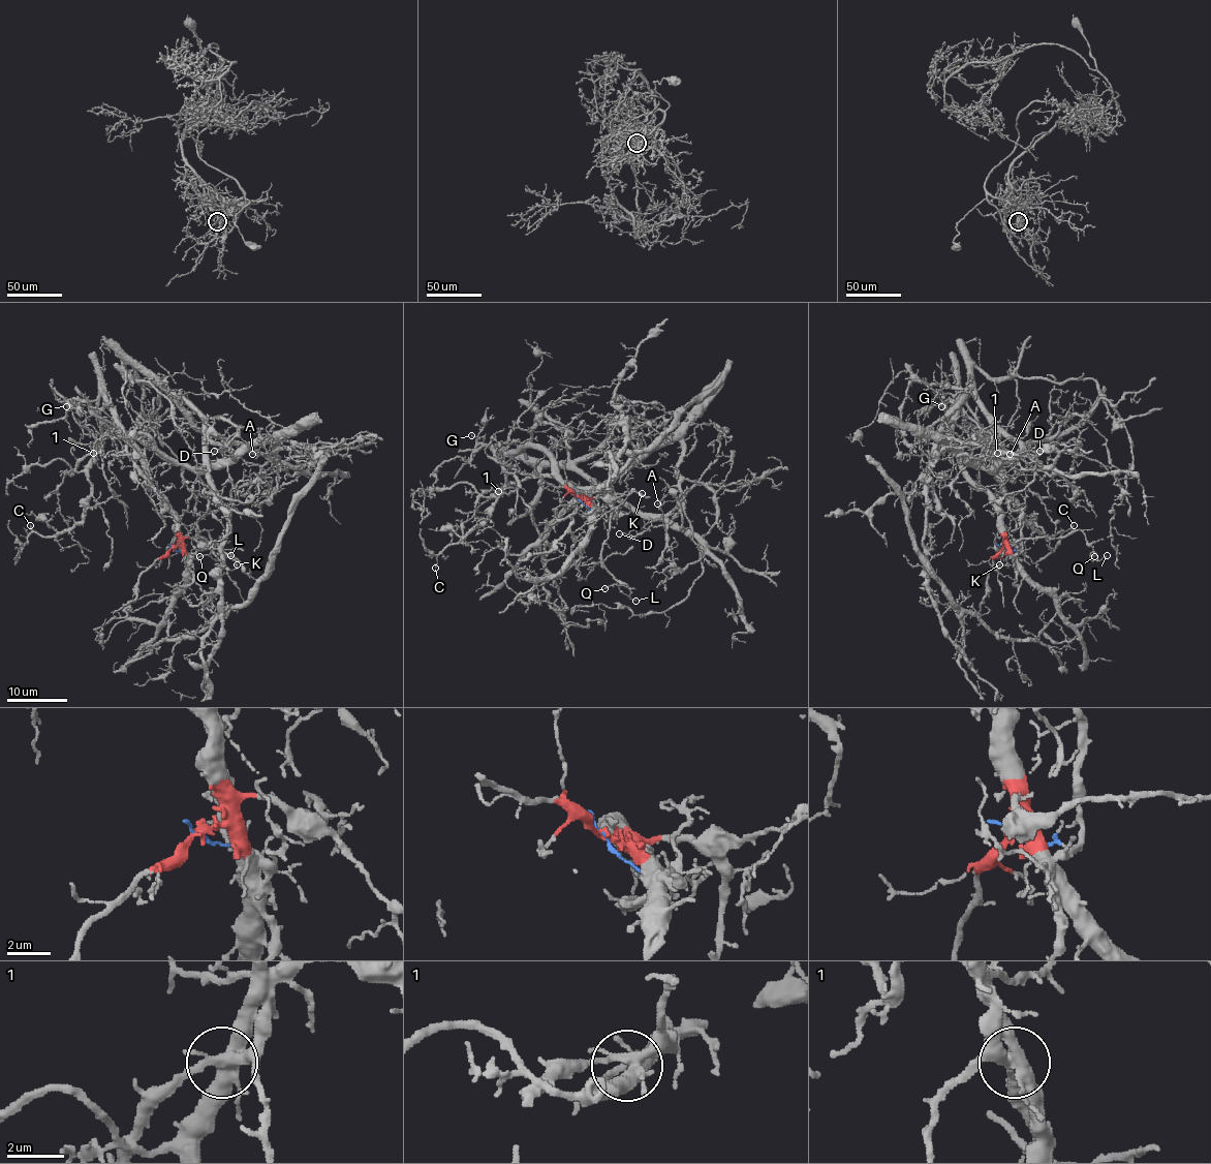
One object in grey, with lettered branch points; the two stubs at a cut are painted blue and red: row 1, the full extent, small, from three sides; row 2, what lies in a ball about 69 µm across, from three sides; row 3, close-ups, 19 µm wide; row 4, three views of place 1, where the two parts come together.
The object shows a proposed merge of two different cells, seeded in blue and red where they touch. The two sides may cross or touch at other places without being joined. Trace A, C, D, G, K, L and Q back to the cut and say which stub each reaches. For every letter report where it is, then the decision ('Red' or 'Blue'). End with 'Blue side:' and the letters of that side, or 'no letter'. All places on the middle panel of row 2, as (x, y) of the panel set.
A: Place: (657, 503). Blue
C: Place: (435, 568). Red
D: Place: (619, 533). Blue
G: Place: (471, 435). Blue
K: Place: (642, 493). Red
L: Place: (635, 601). Red
Q: Place: (604, 588). Red
Blue side: A, D, G

